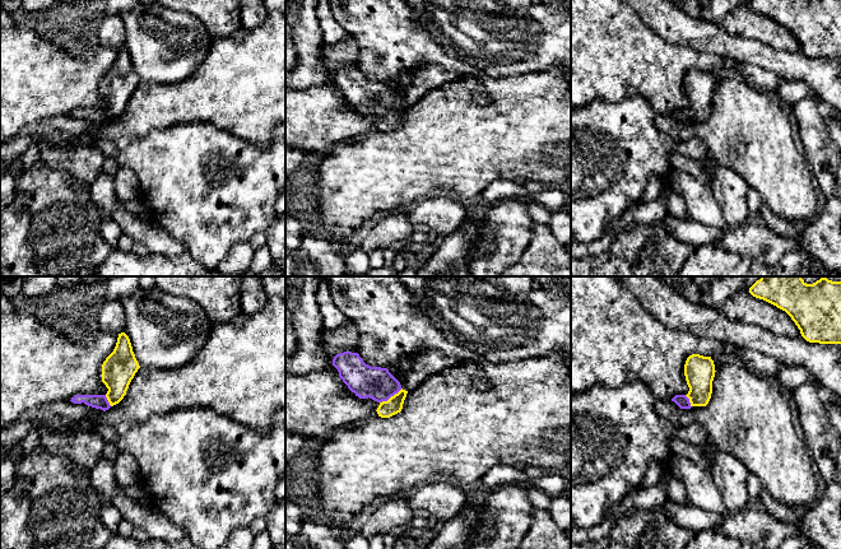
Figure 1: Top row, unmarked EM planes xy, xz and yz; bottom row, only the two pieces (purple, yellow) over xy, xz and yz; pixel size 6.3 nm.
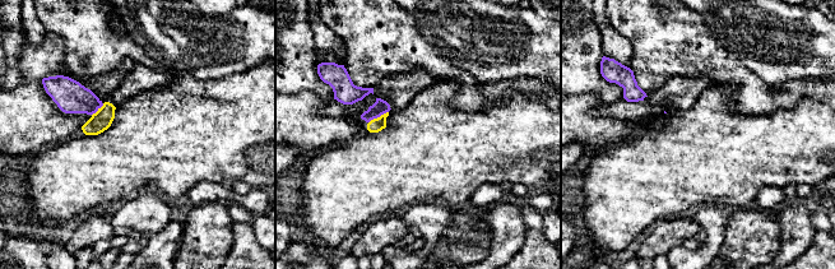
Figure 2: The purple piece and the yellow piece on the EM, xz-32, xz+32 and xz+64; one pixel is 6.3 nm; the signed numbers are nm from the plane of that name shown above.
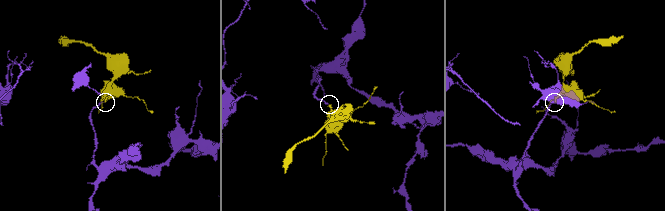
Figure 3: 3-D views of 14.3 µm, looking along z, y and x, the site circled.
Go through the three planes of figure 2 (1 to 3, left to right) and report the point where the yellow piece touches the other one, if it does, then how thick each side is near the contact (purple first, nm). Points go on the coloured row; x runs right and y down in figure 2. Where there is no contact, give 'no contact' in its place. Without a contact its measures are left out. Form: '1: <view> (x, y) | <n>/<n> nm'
1: xz-32 (97, 110) | 200/130 nm
2: xz+32 (377, 116) | 90/90 nm
3: no contact

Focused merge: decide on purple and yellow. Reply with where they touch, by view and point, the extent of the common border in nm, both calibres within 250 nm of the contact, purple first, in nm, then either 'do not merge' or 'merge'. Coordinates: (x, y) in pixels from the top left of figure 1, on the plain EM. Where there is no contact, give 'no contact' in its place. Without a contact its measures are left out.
meets purple in xz at (390, 111); contact 170 nm long; 200 nm thick on the purple side, 110 nm on the other; merge

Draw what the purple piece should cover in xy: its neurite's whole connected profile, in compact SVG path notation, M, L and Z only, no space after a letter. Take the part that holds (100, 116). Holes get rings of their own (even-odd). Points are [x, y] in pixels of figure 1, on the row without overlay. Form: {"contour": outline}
{"contour": "M121 47L113 66L102 79L102 97L108 103L107 108L75 110L70 116L74 118L84 117L88 121L106 126L124 113L139 83L130 53L125 47Z"}

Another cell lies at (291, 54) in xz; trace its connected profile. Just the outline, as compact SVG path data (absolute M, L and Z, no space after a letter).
M285 18L285 70L291 70L297 64L297 51L292 37L293 22Z

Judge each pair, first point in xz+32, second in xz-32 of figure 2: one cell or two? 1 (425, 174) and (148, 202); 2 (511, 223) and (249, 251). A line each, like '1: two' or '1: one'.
1: two
2: two

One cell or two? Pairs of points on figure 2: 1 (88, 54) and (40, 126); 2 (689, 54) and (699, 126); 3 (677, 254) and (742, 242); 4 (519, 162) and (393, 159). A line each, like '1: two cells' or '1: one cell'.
1: two cells
2: two cells
3: two cells
4: one cell

